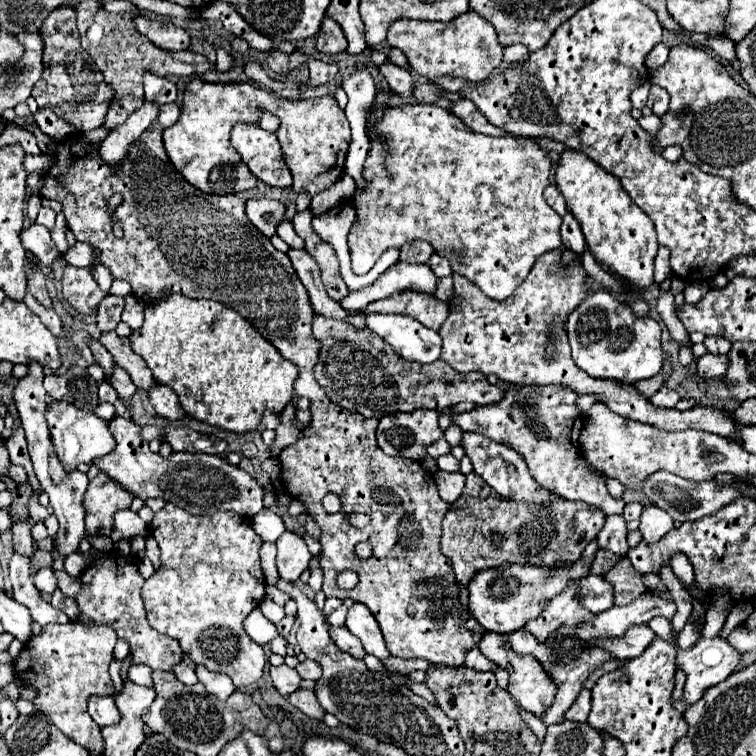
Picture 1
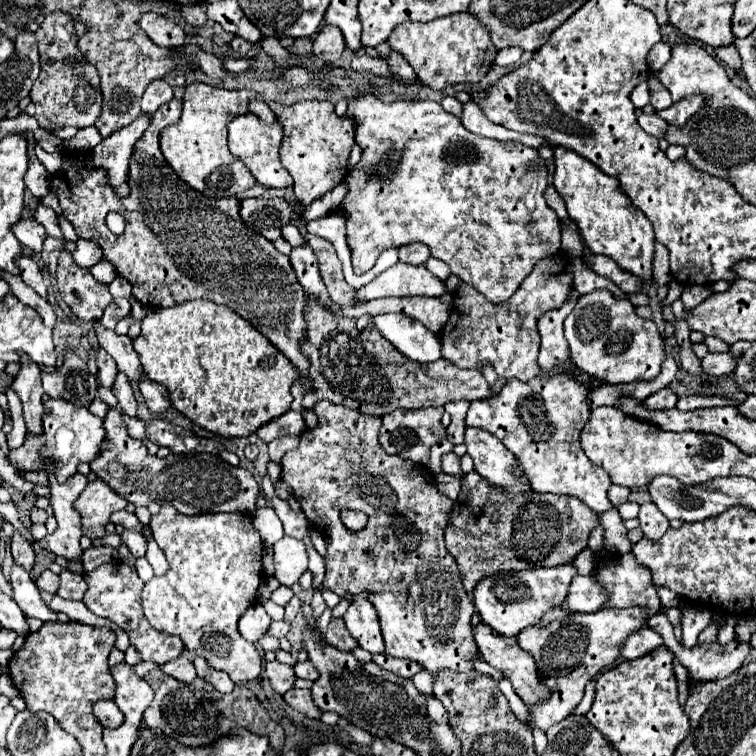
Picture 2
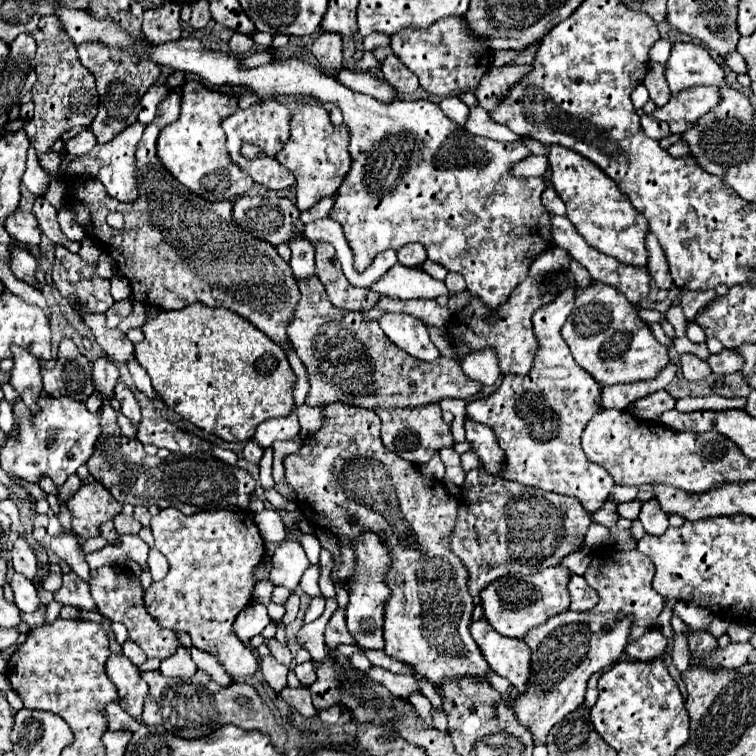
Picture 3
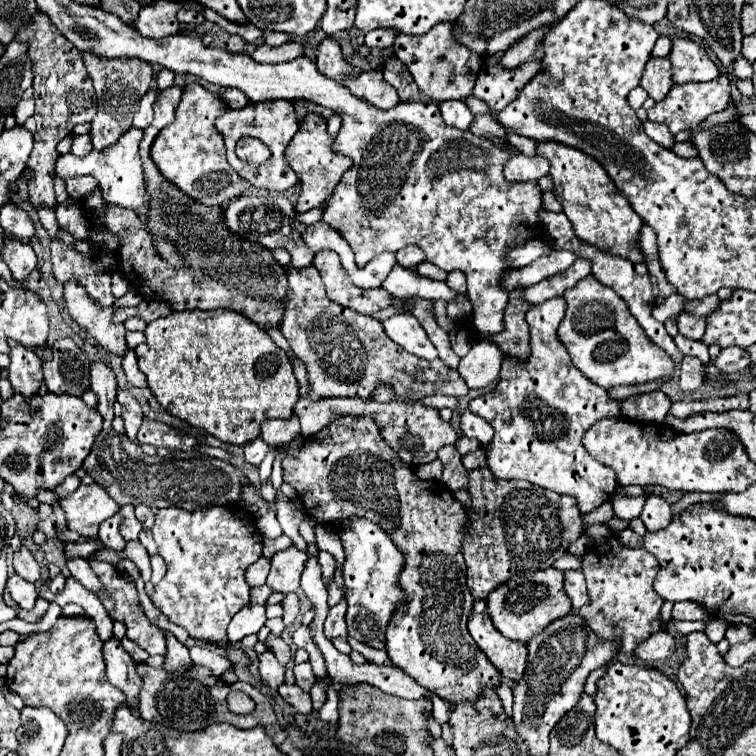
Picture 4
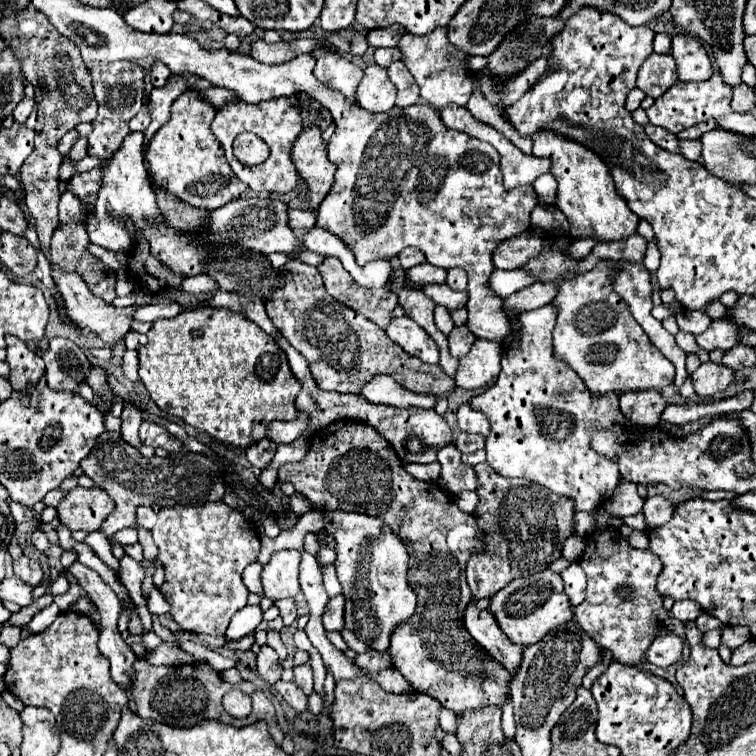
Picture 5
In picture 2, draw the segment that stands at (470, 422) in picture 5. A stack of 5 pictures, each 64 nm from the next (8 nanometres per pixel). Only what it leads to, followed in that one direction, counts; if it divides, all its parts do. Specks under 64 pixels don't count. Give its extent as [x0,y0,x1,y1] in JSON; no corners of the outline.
[464,428,532,494]

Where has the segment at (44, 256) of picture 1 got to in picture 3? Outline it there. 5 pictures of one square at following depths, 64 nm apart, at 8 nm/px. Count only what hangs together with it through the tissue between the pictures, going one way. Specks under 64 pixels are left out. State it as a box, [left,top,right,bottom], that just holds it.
[6,210,42,248]

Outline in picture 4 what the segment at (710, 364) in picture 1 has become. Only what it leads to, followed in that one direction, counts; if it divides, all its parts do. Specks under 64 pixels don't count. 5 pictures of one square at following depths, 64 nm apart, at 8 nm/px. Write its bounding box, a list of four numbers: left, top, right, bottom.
[712,348,748,374]

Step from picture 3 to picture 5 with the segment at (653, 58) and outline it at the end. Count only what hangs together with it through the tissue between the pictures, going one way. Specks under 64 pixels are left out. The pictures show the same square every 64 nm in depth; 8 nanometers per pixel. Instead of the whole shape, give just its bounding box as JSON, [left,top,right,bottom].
[654,34,670,54]

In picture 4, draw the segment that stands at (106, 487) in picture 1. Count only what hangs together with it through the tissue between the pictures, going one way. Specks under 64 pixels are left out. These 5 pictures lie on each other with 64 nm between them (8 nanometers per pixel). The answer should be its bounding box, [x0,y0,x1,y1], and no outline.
[60,482,120,538]

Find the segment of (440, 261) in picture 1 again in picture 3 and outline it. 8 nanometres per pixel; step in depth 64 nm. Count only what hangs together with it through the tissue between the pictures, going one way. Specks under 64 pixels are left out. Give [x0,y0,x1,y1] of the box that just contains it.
[422,260,448,280]

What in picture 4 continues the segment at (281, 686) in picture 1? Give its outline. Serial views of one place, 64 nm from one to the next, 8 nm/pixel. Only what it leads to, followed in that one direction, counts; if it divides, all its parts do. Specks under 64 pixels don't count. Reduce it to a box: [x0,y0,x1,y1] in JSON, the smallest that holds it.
[260,650,286,690]

